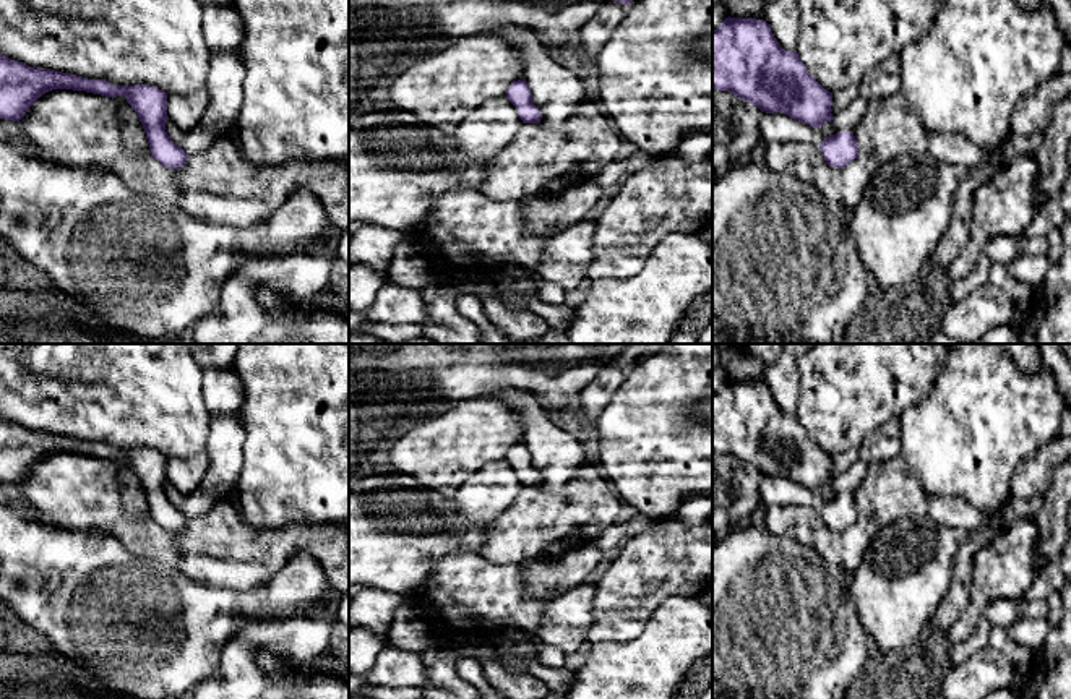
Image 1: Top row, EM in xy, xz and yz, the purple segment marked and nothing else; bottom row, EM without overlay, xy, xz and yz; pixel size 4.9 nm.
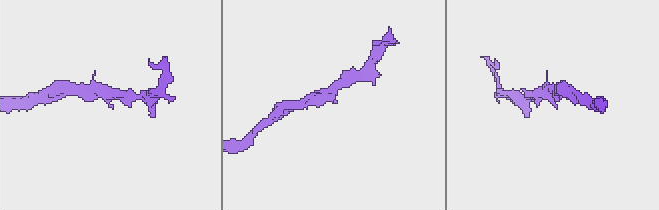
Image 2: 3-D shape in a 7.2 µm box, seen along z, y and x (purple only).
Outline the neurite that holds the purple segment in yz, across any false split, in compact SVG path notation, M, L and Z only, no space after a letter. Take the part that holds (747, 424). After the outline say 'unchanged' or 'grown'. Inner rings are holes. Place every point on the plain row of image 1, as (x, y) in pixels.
M725 381L712 394L712 452L729 454L761 475L782 475L813 491L837 482L858 461L858 451L829 456L808 435L797 414L784 414L771 388L756 381Z; grown

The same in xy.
M0 417L0 482L19 485L28 472L52 452L86 454L107 461L125 459L144 491L151 519L164 530L180 532L188 517L166 495L170 482L178 491L193 491L209 470L206 452L167 457L157 449L115 449L105 443L28 430Z; grown

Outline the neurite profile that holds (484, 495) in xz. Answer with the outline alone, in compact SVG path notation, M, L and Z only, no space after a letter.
M508 461L487 464L451 491L458 512L472 524L493 522L518 496L523 483Z

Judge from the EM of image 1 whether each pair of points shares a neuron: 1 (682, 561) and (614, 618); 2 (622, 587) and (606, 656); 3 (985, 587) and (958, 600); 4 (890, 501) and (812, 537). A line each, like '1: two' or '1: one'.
1: one
2: two
3: two
4: one

